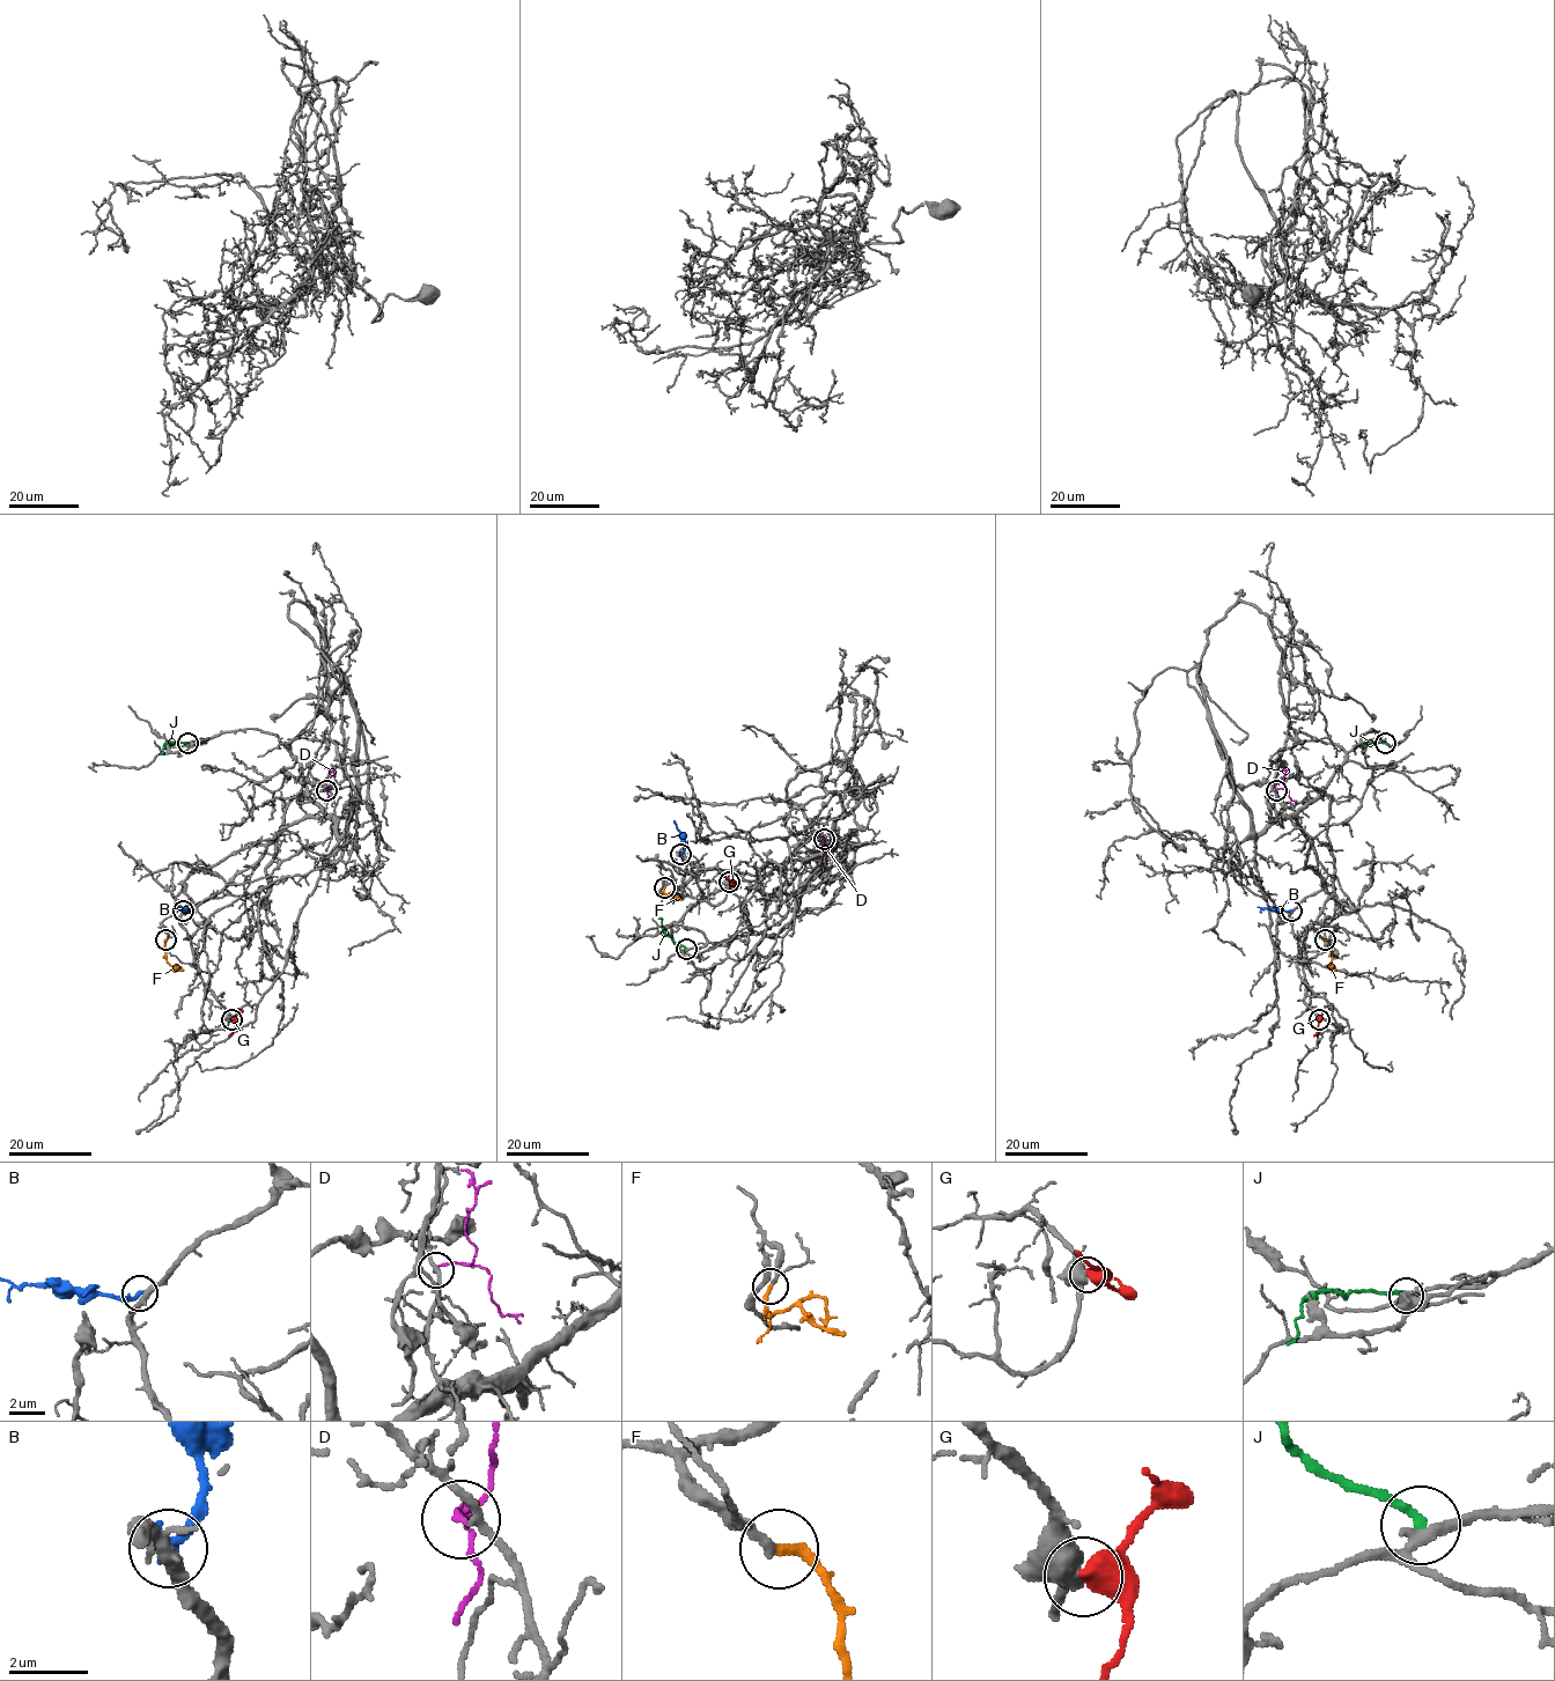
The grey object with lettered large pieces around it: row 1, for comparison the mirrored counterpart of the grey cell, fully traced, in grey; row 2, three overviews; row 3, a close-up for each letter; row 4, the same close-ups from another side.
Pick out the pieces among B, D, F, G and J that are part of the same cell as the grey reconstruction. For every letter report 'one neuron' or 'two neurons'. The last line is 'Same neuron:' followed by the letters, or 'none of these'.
B: two neurons
D: two neurons
F: one neuron
G: two neurons
J: two neurons
Same neuron: F

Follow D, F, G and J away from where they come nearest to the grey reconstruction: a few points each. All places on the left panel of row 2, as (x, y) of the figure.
D: (326, 790), (336, 774), (323, 766)
F: (166, 939), (166, 960), (177, 970), (184, 970)
G: (231, 1019), (236, 1027), (228, 1036)
J: (188, 743), (166, 742), (160, 754)

